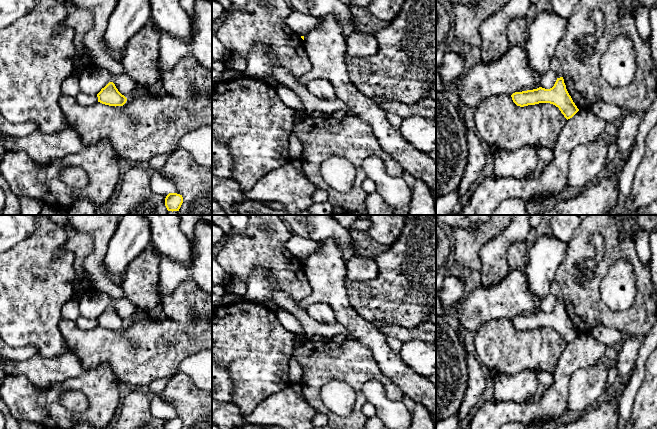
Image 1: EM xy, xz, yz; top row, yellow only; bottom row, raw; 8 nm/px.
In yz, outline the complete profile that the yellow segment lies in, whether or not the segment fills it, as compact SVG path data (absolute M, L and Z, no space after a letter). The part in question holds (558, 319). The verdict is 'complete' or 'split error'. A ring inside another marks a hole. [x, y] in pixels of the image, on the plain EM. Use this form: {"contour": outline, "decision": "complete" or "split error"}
{"contour": "M554 280L550 286L550 293L557 299L554 310L550 313L539 311L533 314L515 316L511 319L513 326L520 331L539 327L550 327L559 332L564 341L572 342L579 333L569 319L562 301L561 289Z", "decision": "split error"}

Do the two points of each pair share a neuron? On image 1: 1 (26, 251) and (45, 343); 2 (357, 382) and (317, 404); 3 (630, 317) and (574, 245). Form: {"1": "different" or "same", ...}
{"1": "same", "2": "same", "3": "same"}

